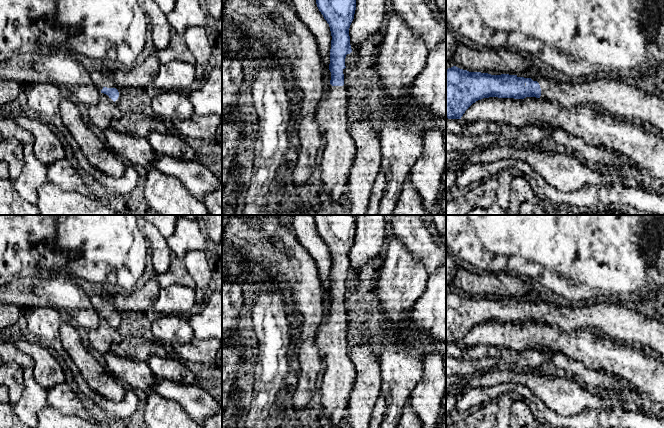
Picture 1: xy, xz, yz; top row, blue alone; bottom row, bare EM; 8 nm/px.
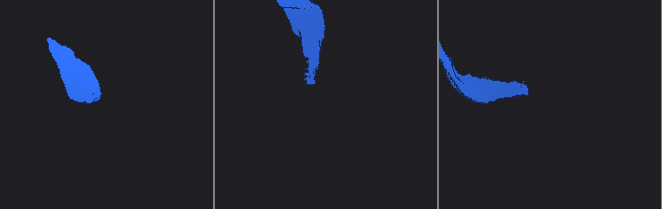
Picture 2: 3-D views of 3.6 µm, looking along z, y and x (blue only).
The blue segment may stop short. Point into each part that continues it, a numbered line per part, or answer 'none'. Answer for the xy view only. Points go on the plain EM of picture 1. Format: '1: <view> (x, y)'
1: xy (101, 303)

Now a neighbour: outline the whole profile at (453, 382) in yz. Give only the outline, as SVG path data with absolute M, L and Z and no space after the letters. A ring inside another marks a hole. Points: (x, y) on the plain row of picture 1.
M446 376L446 393L459 389L461 385L462 384L458 376Z

